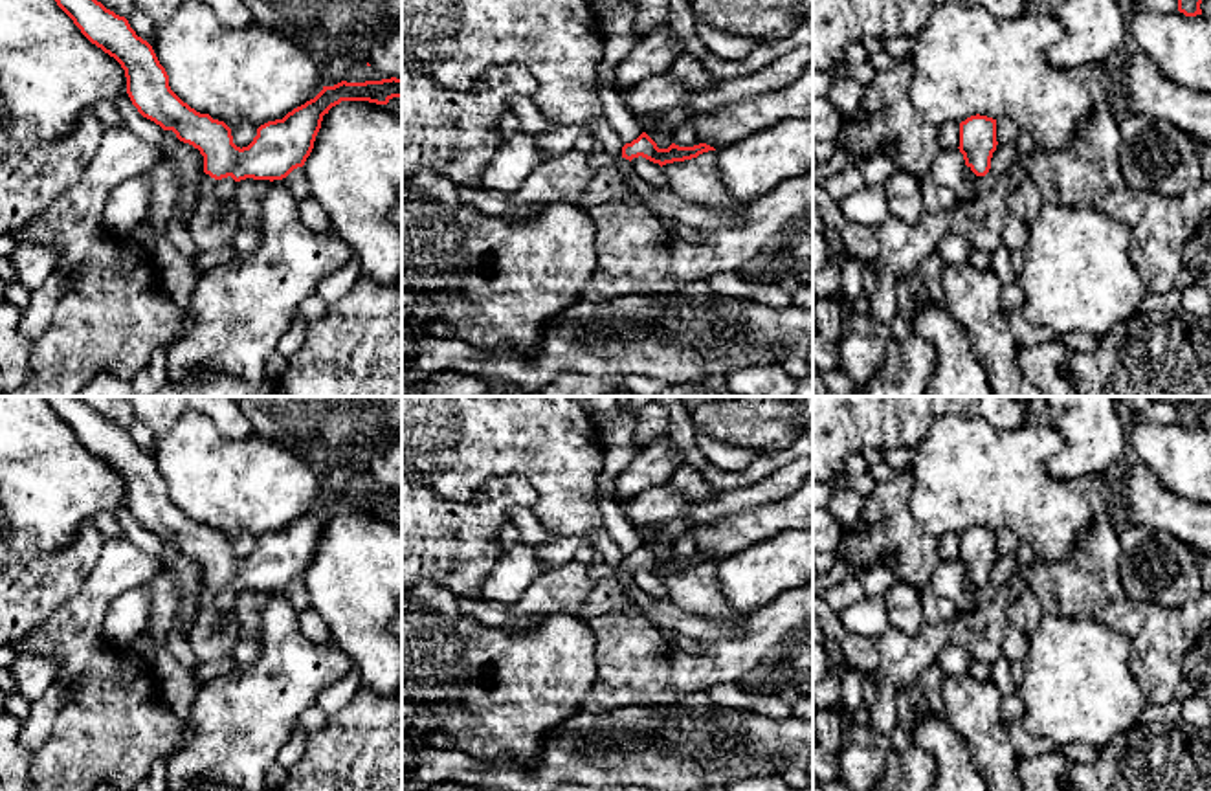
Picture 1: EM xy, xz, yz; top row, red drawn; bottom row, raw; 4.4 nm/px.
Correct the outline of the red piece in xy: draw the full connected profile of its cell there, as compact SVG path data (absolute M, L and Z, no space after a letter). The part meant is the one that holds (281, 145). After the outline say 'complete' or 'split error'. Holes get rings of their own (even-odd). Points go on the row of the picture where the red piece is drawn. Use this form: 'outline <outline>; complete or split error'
outline M97 0L55 2L92 44L121 64L127 94L138 112L198 149L204 156L204 173L215 180L228 176L235 182L283 180L305 165L323 116L332 106L341 101L387 105L393 97L402 97L402 79L396 77L323 86L314 99L283 119L261 125L253 141L240 149L233 143L231 128L224 121L196 112L171 90L169 75L152 46L136 35L125 17Z; complete

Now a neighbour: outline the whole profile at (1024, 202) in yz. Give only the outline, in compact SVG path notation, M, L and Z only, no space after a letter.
M1028 176L1015 191L1011 191L1007 198L1007 207L1013 220L1020 220L1024 224L1033 224L1040 215L1044 200L1039 193L1039 187Z

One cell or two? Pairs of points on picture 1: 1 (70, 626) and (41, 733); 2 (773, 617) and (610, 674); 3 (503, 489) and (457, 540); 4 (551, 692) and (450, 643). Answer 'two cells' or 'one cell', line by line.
1: two cells
2: one cell
3: one cell
4: one cell

